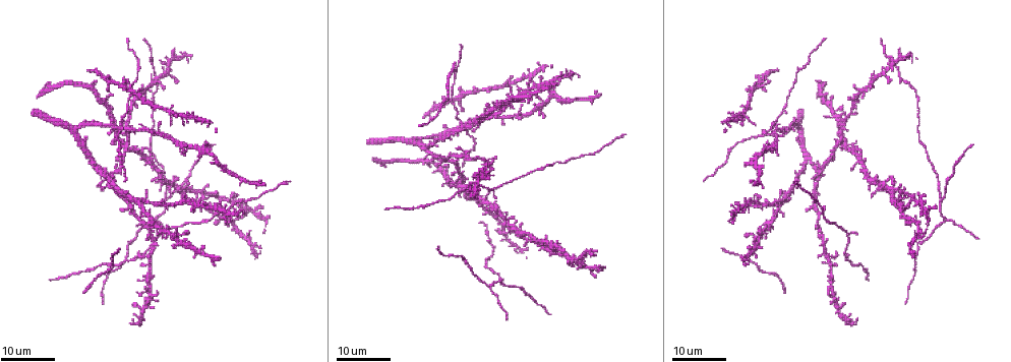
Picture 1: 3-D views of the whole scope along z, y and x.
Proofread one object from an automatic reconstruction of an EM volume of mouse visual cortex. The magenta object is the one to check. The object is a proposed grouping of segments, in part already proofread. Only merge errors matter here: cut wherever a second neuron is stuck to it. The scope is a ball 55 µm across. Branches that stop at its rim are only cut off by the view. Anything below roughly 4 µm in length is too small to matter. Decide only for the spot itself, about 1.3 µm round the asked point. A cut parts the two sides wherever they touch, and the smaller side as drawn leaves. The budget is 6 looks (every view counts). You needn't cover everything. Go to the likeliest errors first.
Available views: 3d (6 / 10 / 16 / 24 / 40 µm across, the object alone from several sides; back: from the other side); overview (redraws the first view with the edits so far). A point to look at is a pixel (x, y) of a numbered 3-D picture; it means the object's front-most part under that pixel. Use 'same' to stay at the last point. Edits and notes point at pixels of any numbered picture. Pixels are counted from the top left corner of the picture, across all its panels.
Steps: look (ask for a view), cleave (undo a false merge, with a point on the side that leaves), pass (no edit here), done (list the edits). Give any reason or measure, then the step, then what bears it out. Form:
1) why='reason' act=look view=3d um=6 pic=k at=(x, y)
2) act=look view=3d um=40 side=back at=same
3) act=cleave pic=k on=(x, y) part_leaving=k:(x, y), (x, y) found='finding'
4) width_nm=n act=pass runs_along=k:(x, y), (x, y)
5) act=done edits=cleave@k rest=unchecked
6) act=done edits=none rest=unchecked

why='thin arm on a thick one' act=look view=3d um=16 pic=1 at=(169, 66)

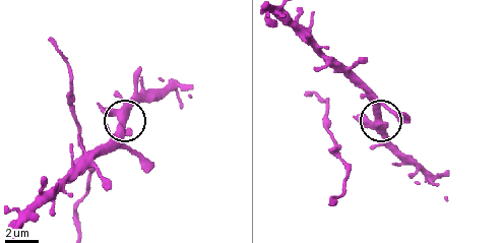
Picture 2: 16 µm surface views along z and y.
act=look view=3d um=10 pic=2 at=(123, 121)

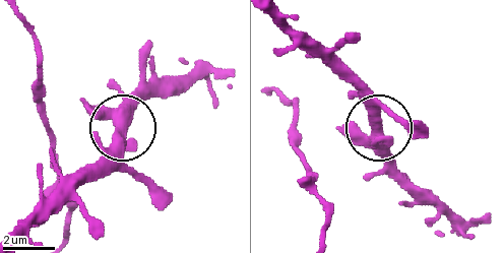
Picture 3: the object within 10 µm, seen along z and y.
width_nm=410 act=pass found='all the same neuron'

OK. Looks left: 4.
why='four or more arms meet' act=look view=3d um=24 pic=1 at=(160, 233)

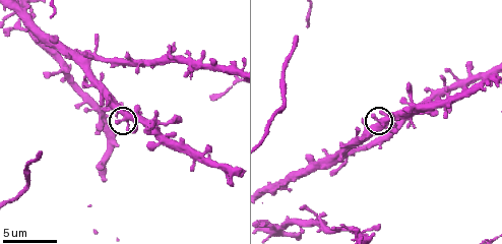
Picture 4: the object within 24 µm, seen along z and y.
why='closer look' act=look view=3d um=6 pic=4 at=(125, 117)

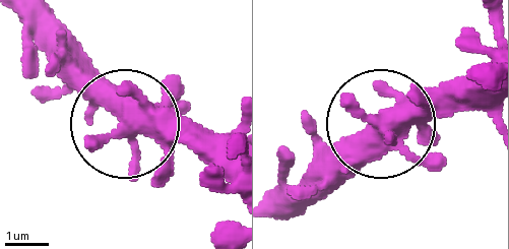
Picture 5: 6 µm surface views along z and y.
arms=4 act=pass runs_along=5:(275, 209), (377, 132), (487, 107) found='one neuron here'

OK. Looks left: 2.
why='arms part here' act=look view=3d um=24 pic=1 at=(845, 255)

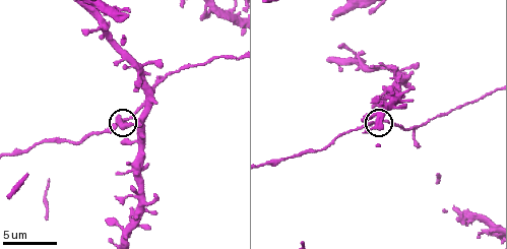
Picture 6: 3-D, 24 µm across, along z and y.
act=look view=3d um=10 at=same

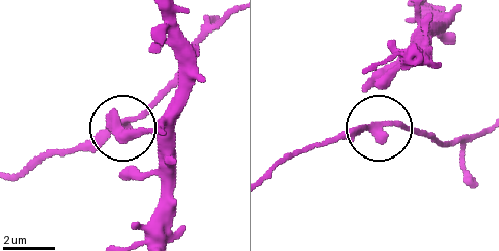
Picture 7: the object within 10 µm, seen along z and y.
act=pass found='all the same neuron'

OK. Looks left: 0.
act=done edits=none rest=unchecked

